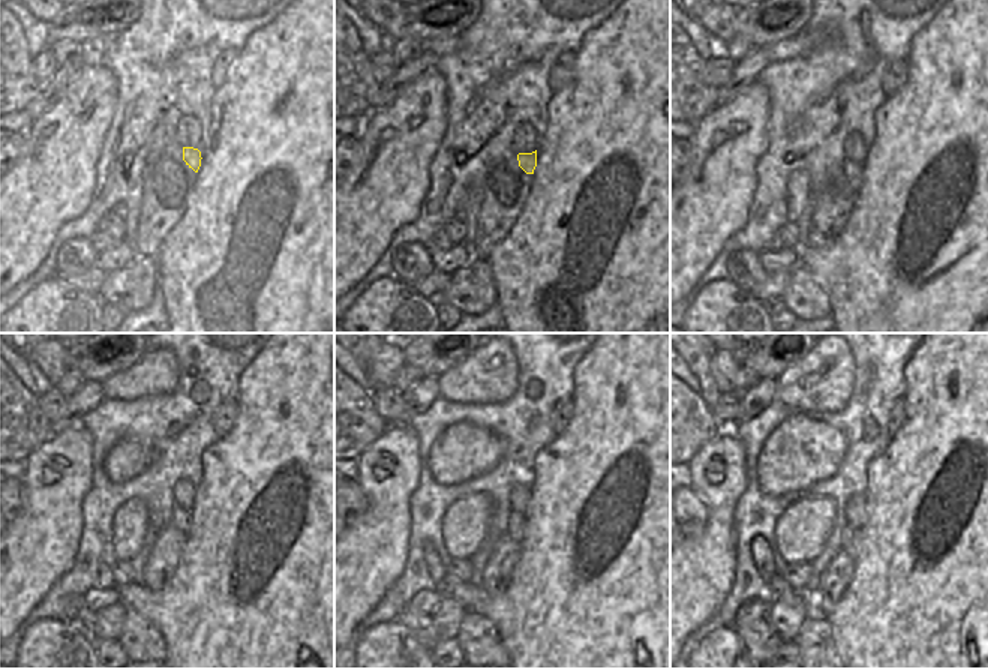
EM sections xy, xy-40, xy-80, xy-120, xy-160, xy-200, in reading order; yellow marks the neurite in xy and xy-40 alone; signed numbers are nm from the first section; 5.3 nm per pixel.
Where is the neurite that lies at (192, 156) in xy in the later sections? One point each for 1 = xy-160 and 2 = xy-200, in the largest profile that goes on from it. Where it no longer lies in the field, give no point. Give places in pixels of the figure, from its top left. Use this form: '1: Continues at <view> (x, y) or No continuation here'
1: Continues at xy-160 (516, 524)
2: Continues at xy-200 (849, 534).

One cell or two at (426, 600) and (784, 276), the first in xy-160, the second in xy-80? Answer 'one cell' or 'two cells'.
two cells

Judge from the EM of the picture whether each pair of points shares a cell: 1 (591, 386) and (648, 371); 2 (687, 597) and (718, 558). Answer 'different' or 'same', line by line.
1: same
2: same

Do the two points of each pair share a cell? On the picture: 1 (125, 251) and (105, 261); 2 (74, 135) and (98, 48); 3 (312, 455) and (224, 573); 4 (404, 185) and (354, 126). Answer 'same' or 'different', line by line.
1: same
2: different
3: same
4: different

